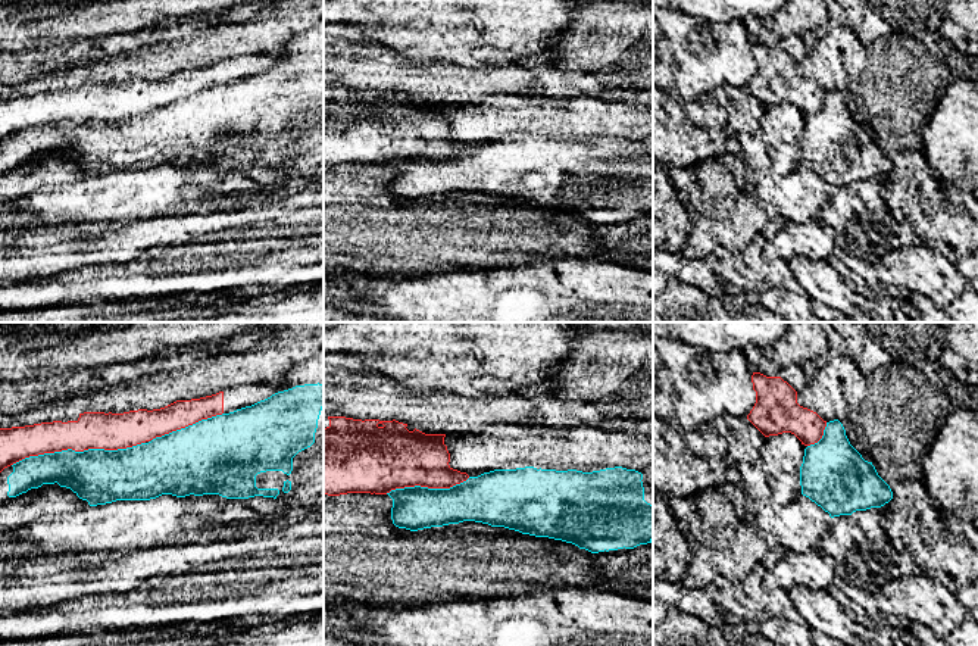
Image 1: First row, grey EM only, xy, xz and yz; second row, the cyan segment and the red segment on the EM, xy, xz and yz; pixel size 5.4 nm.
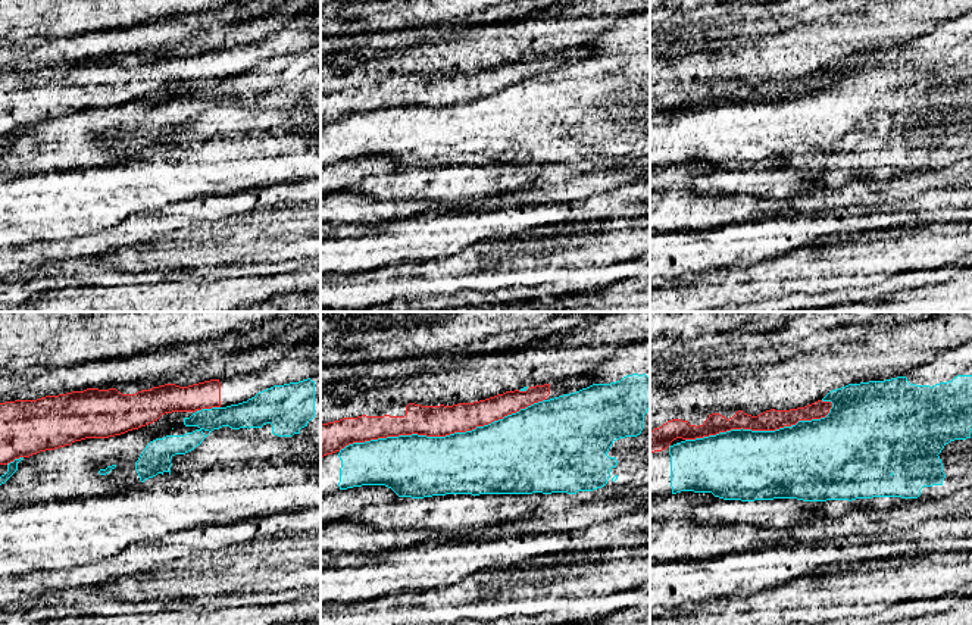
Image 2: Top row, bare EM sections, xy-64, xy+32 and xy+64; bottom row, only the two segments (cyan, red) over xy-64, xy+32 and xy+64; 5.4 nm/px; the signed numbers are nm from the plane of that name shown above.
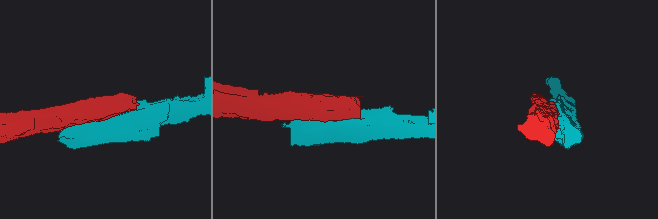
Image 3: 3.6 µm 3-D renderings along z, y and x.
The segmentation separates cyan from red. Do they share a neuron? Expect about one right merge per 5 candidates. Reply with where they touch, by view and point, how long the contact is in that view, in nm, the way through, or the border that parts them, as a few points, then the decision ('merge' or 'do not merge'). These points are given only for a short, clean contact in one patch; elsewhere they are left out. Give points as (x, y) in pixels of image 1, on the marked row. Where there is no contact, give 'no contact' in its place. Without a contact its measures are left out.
contact xy (78, 452); length 750 nm; do not merge

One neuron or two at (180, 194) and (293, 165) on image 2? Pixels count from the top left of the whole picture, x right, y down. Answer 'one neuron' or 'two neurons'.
one neuron

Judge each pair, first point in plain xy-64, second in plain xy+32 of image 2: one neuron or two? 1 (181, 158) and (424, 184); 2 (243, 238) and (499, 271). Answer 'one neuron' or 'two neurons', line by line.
1: one neuron
2: one neuron

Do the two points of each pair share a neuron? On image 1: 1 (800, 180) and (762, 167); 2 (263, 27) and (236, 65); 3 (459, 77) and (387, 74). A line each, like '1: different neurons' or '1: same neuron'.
1: same neuron
2: different neurons
3: same neuron

